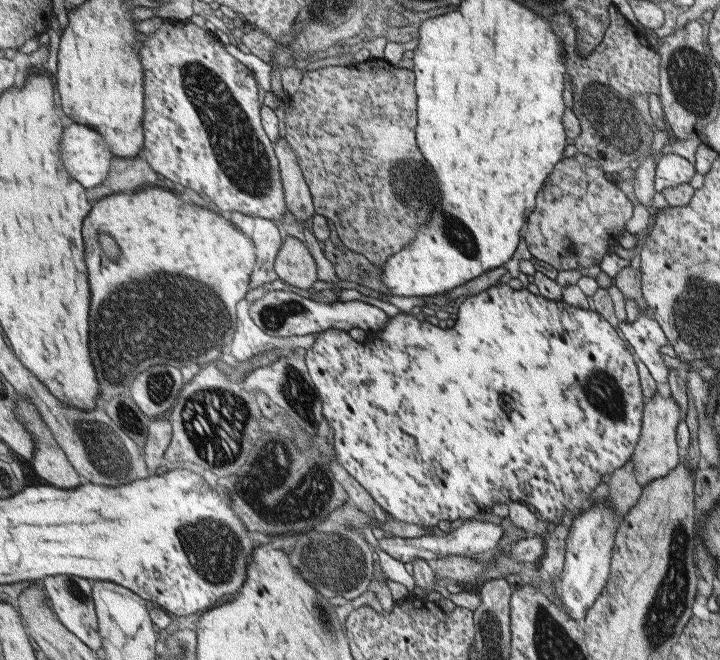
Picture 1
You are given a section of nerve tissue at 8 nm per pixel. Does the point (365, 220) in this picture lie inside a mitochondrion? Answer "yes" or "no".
no

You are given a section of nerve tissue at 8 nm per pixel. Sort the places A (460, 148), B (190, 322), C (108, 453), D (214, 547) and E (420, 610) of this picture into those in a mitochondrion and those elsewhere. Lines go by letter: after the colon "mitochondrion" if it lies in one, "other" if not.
A: other
B: mitochondrion
C: mitochondrion
D: mitochondrion
E: other

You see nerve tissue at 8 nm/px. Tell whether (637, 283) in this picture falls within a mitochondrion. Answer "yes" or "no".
no

